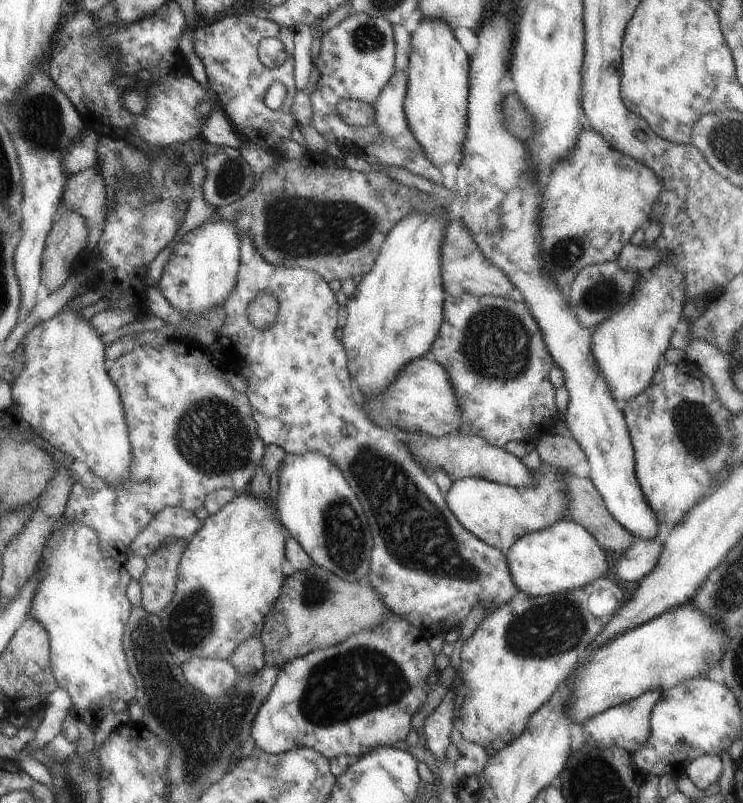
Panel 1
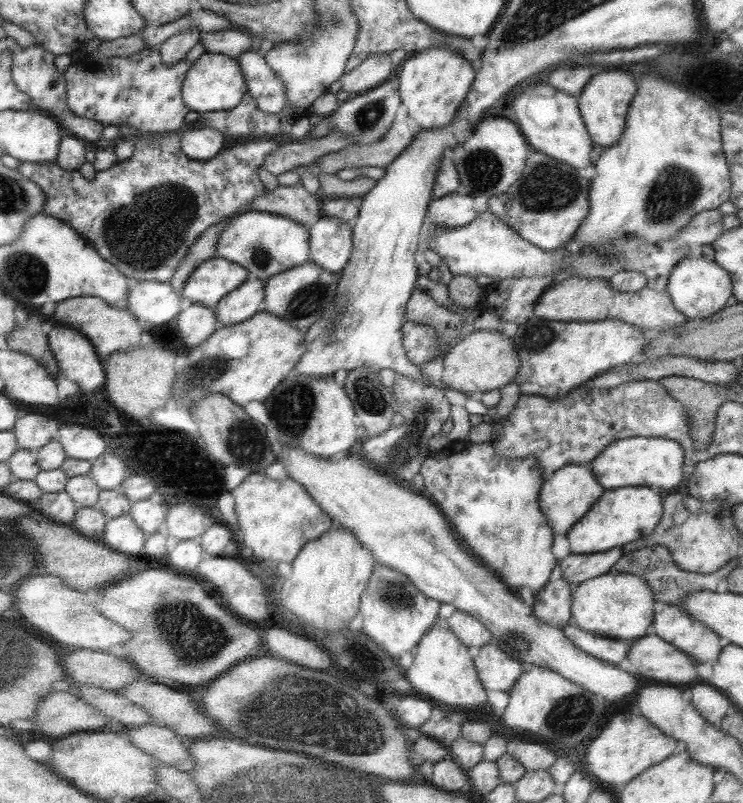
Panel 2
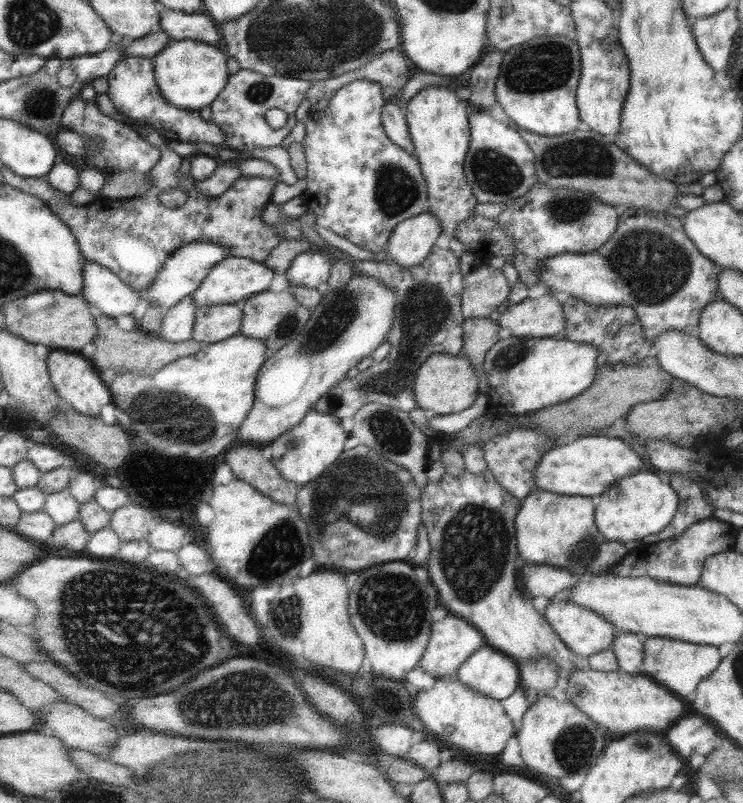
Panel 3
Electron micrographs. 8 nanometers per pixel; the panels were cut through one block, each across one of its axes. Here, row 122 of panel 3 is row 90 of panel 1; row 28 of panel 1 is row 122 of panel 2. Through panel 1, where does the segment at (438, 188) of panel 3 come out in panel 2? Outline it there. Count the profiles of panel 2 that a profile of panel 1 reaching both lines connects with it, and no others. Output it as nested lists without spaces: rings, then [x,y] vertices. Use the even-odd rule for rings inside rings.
[[[428,48],[404,60],[397,68],[398,94],[408,116],[421,130],[442,128],[453,122],[475,79],[474,67],[448,48]]]

